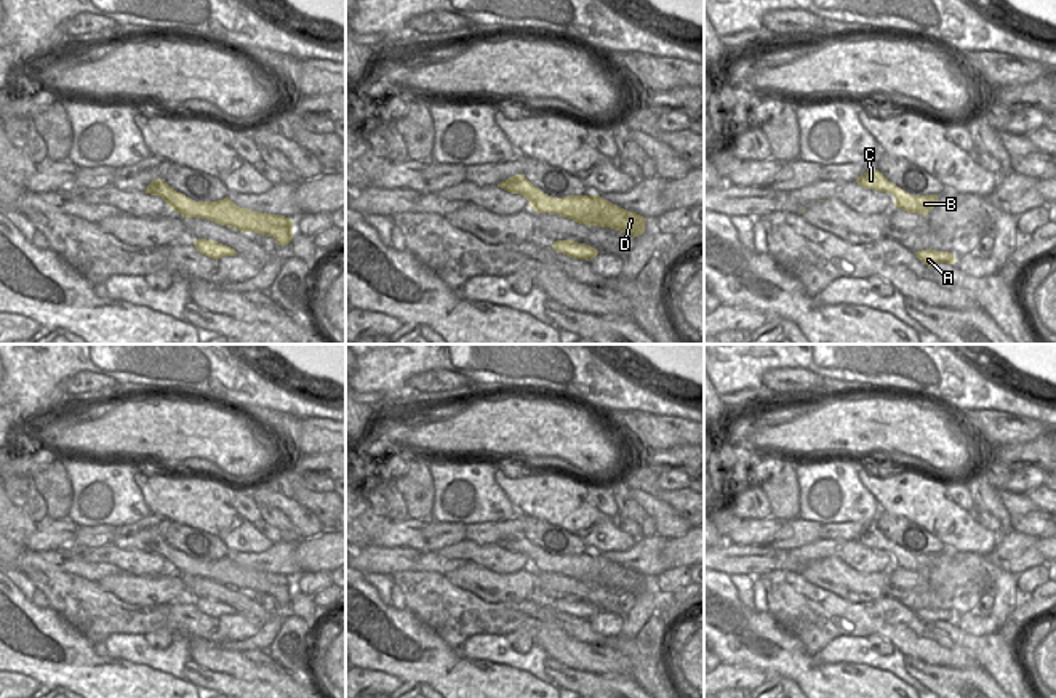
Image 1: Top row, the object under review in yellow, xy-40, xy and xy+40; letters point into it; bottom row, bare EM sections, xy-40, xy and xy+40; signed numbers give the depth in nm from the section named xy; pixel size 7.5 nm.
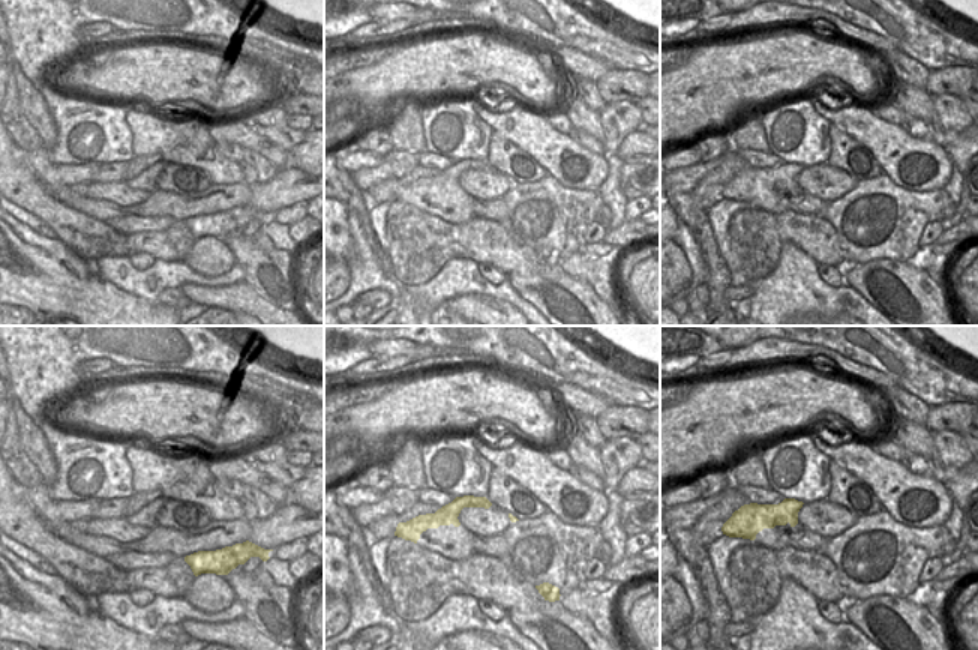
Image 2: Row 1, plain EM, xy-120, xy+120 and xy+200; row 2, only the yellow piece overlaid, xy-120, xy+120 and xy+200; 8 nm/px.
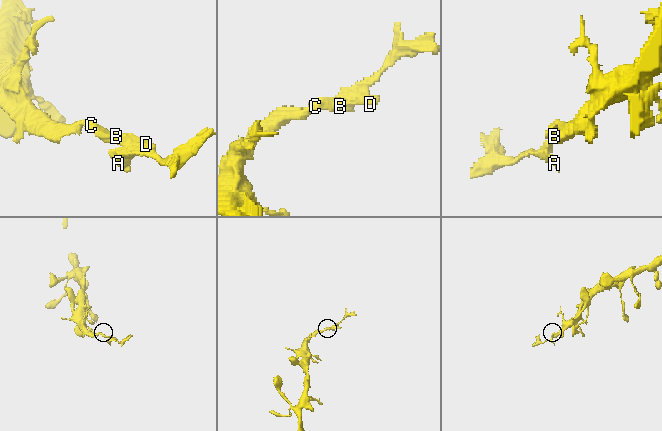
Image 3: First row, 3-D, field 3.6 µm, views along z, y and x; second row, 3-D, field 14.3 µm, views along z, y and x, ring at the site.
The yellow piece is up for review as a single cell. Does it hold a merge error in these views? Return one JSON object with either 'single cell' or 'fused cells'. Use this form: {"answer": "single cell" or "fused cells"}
{"answer": "fused cells"}

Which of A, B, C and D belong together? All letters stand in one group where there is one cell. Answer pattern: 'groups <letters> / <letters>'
groups A B D / C

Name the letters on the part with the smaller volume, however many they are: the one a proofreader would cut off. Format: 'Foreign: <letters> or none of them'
Foreign: A, B, D

